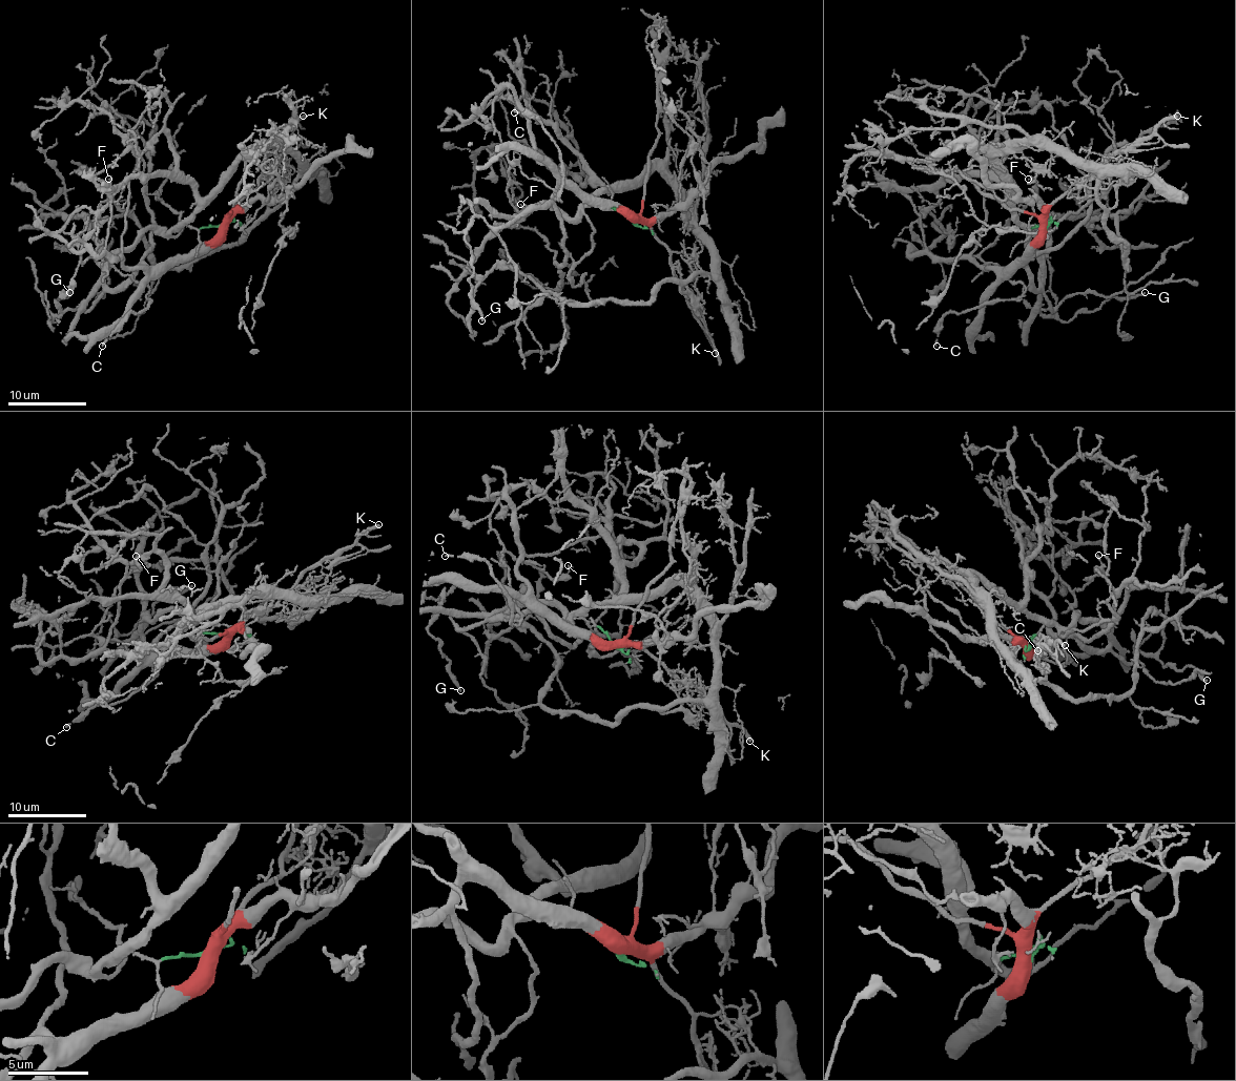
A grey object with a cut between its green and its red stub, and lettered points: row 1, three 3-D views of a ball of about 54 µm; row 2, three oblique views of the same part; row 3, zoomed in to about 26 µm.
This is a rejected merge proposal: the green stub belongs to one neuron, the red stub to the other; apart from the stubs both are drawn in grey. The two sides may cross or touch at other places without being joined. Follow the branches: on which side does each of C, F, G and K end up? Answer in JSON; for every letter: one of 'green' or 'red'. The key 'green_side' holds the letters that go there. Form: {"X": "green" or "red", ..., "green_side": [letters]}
{"C": "green", "F": "green", "G": "red", "K": "red", "green_side": ["C", "F"]}

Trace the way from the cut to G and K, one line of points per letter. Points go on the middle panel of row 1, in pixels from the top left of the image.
G: (633, 220), (621, 208), (567, 187), (499, 226), (476, 216), (465, 242), (472, 253), (472, 305), (482, 320)
K: (633, 220), (641, 220), (666, 248), (671, 269), (692, 314), (714, 344), (715, 353)

